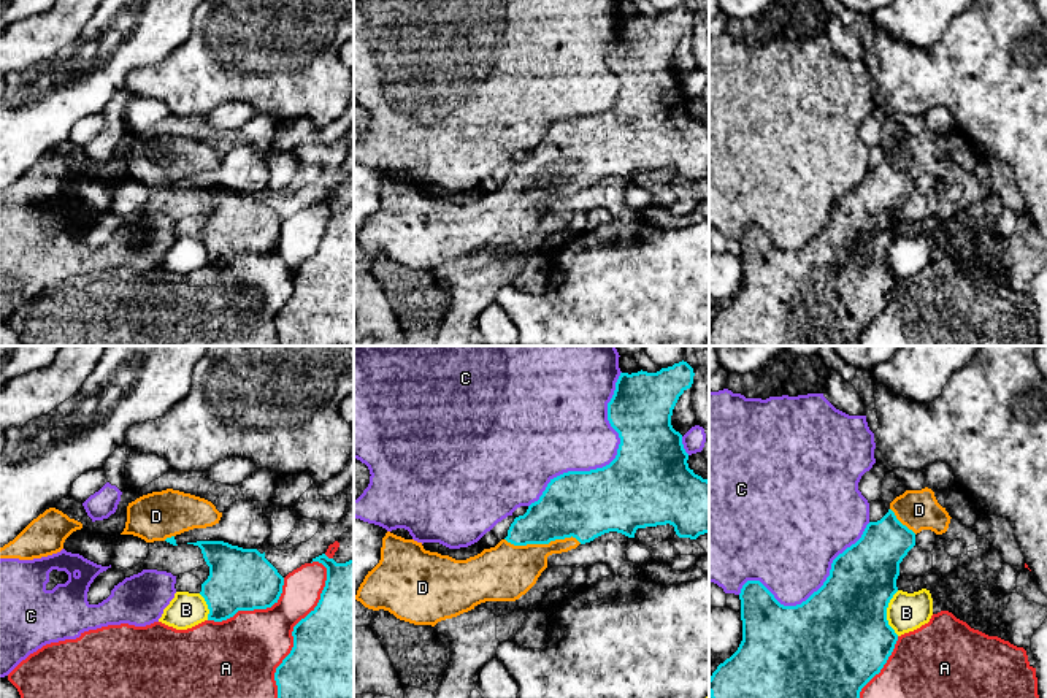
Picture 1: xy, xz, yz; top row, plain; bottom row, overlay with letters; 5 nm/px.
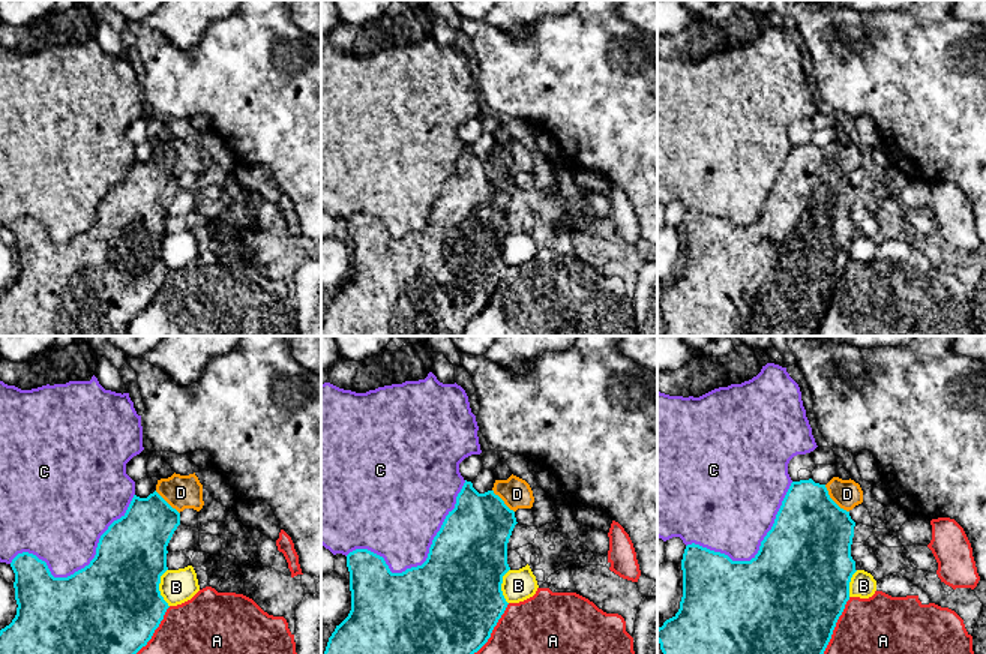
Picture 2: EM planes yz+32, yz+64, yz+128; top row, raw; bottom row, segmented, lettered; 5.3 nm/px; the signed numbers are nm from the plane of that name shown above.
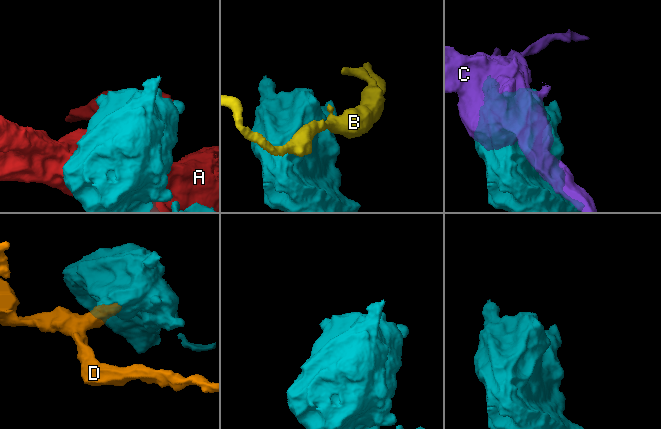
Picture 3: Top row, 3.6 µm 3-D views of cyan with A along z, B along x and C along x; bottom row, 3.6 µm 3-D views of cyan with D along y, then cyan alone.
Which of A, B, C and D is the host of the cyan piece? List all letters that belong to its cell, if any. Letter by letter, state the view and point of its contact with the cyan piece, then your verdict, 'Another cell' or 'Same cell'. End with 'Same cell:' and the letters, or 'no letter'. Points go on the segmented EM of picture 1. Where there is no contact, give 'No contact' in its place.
A: Touches cyan at xy (294, 628). Another cell
B: Touches cyan at yz (885, 613). Another cell
C: Touches cyan at xz (613, 460). Another cell
D: Touches cyan at xz (543, 543). Same cell
Same cell: D

